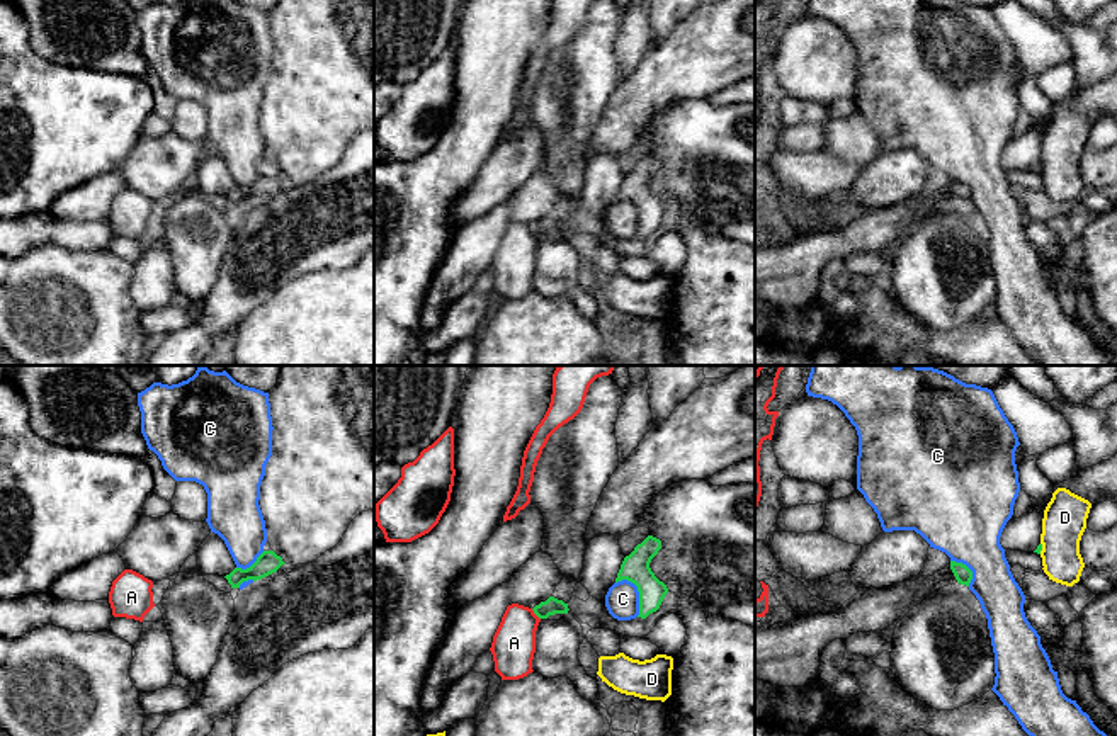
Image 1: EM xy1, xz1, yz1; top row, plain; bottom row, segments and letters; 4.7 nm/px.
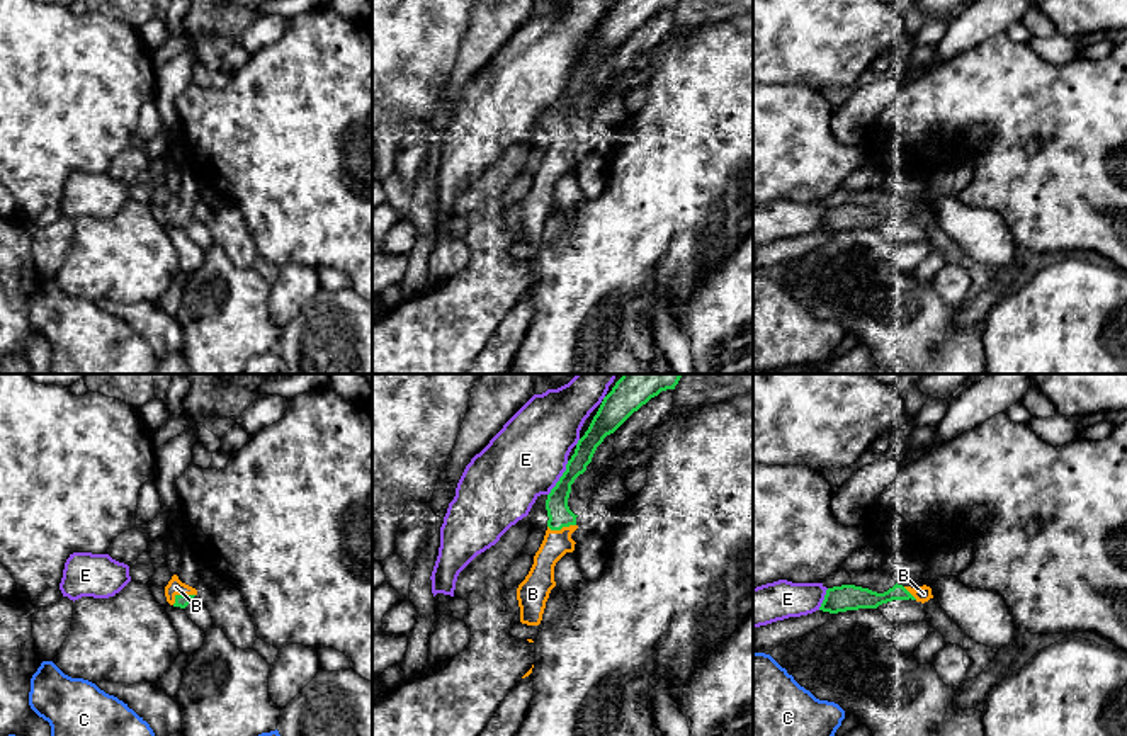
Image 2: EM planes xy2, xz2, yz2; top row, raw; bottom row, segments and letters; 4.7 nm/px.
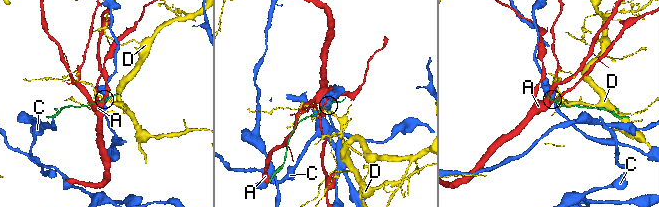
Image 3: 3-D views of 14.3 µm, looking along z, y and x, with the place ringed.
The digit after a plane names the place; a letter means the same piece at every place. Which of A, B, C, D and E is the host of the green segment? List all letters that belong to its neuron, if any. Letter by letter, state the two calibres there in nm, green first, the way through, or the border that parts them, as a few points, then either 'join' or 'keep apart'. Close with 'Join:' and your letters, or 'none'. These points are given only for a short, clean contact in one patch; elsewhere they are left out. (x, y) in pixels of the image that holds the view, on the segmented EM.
A: 80 nm thick on the green side, 200 nm on the other; border along xz1 (531, 609), (539, 619); keep apart
B: 60 nm thick on the green side, 80 nm on the other; join
C: 140 nm thick on the green side, 160 nm on the other; keep apart
D: 30 nm thick on the green side, 200 nm on the other; border along yz1 (1041, 543), (1039, 553); keep apart
E: 110 nm thick on the green side, 360 nm on the other; keep apart
Join: B

